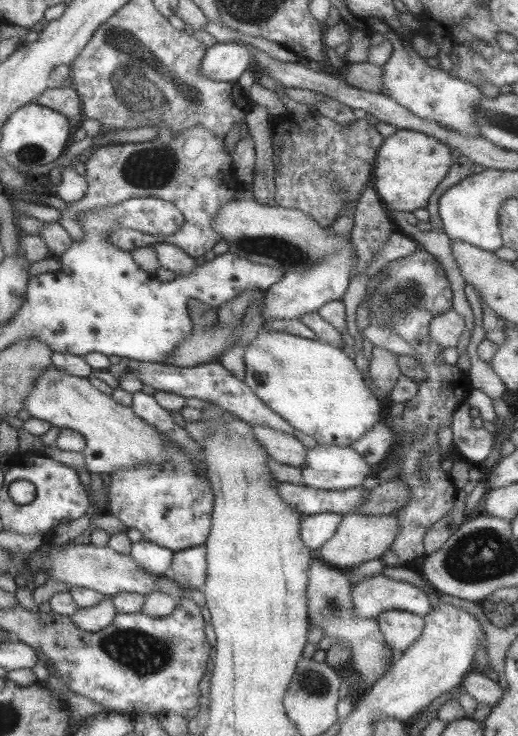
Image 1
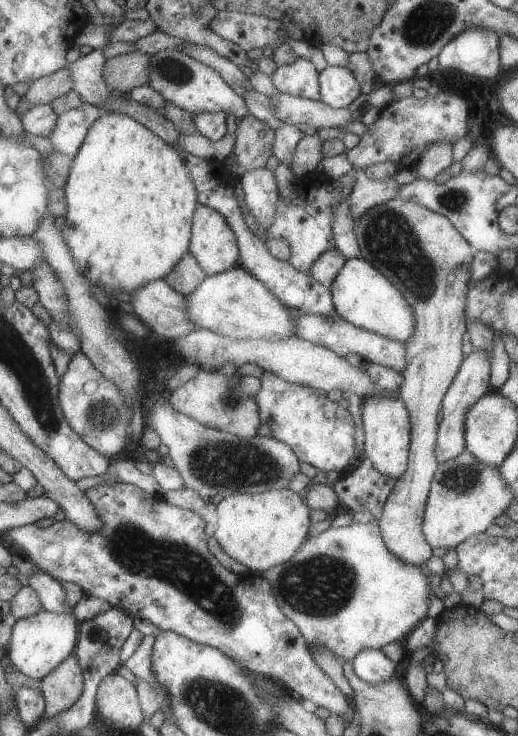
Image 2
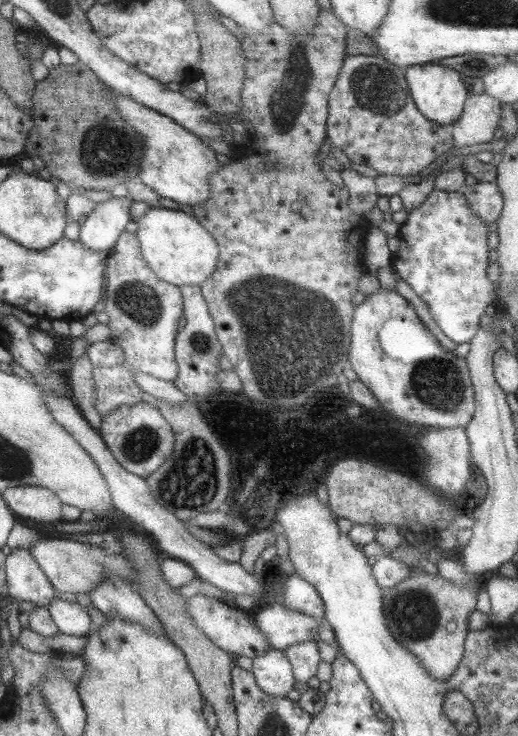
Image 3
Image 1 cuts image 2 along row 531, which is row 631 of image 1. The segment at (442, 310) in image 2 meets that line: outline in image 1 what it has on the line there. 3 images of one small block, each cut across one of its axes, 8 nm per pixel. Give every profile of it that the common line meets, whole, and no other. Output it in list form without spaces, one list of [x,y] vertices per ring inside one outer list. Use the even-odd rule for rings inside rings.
[[[389,610],[377,615],[377,626],[386,644],[395,653],[405,651],[419,638],[423,631],[424,620],[406,610]]]

